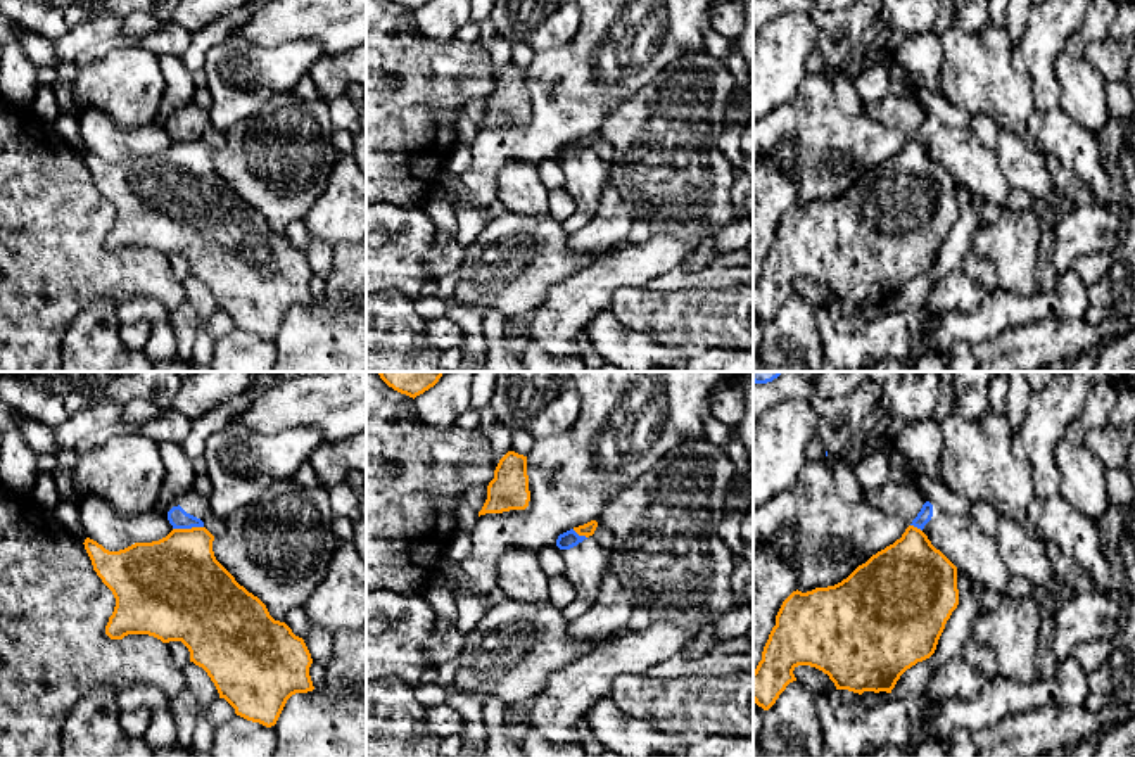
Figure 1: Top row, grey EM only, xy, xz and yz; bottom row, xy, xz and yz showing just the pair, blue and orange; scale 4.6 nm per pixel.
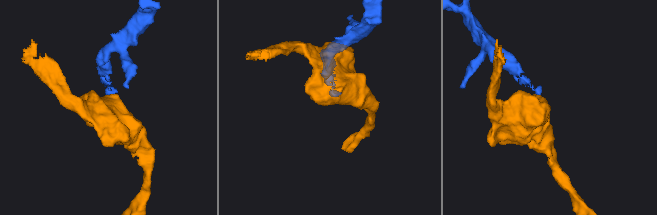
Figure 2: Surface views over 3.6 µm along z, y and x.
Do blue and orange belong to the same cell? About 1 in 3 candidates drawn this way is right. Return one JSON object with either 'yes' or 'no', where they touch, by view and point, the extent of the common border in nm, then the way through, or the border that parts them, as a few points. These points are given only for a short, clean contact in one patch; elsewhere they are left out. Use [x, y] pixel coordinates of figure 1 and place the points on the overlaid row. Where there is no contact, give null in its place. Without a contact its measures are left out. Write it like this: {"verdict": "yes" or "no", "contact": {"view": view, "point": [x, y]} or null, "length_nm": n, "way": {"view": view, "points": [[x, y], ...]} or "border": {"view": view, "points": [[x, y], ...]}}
{"verdict": "no", "contact": {"view": "xy", "point": [187, 527]}, "length_nm": 140, "border": {"view": "xy", "points": [[202, 526], [173, 529]]}}

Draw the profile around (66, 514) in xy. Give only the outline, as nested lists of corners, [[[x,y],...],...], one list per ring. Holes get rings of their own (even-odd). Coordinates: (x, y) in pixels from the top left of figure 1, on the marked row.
[[[60,501],[48,517],[85,543],[86,536],[79,520],[79,505],[73,501]]]

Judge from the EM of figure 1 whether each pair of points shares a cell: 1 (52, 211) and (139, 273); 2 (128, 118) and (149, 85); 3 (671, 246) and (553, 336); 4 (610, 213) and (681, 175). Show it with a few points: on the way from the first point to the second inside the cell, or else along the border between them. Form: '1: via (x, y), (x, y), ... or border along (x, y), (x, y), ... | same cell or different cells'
1: via (73, 232), (118, 273) | same cell
2: via (130, 109), (145, 94) | same cell
3: via (640, 263), (629, 263), (614, 270), (579, 305) | same cell
4: border along (608, 177), (627, 203), (633, 218) | different cells

